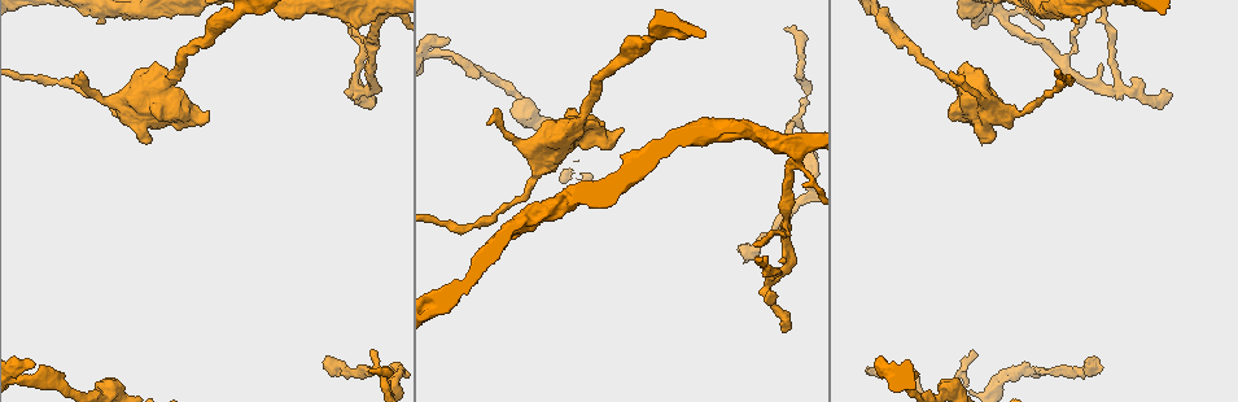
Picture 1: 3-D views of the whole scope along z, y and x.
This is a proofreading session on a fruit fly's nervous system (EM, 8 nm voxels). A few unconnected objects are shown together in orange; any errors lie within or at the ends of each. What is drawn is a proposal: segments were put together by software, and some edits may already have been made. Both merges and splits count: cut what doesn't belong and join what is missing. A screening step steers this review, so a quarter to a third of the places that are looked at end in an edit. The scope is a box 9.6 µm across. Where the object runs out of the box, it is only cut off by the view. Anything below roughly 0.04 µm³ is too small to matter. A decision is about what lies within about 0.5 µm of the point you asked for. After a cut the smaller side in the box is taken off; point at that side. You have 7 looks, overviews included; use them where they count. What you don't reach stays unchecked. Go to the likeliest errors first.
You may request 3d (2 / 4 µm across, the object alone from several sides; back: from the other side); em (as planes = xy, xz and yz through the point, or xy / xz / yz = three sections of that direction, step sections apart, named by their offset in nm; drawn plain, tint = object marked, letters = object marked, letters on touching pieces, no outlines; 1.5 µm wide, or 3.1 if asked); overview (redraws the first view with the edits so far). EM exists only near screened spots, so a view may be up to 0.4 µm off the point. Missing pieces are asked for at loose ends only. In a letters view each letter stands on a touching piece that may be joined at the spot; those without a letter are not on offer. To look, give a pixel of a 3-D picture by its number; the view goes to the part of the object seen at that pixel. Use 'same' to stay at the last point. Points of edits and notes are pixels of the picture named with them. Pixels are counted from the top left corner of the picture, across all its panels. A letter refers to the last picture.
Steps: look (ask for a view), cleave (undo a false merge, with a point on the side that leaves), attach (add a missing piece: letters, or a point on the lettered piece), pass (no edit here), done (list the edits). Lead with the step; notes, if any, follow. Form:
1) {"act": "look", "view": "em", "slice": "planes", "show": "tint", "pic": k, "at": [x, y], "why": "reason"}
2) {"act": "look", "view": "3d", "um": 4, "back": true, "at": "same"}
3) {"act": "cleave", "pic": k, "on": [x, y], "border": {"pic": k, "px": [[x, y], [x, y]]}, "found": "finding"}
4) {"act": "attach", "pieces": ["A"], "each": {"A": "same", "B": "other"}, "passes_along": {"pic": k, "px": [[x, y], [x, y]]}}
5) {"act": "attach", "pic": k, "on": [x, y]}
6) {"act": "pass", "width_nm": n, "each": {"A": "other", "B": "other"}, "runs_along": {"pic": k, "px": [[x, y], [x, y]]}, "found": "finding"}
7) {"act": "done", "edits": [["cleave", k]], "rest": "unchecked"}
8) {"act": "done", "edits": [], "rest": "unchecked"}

{"act": "look", "view": "3d", "um": 2, "pic": 1, "at": [780, 325], "why": "branch stops here"}

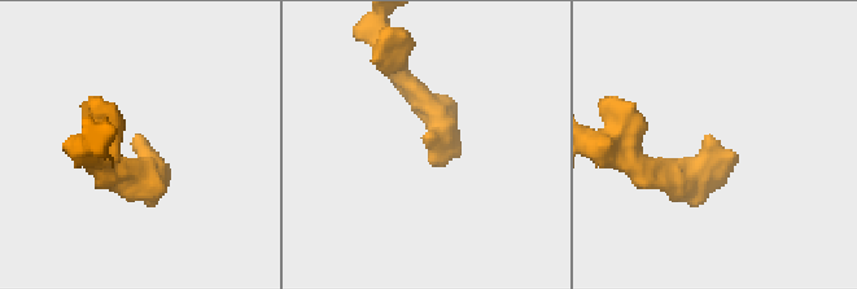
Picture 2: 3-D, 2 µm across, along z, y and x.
{"act": "look", "view": "em", "slice": "yz", "step": 8, "show": "tint", "pic": 2, "at": [137, 134]}

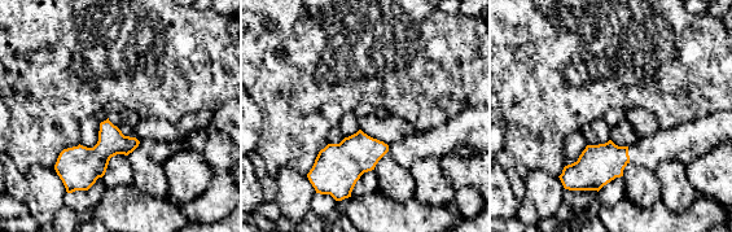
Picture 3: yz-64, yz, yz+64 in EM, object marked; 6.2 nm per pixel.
{"act": "look", "view": "em", "slice": "planes", "show": "letters", "at": "same"}

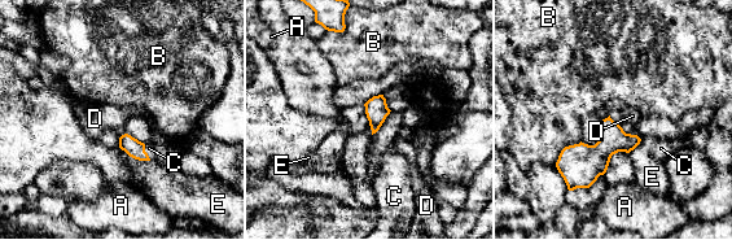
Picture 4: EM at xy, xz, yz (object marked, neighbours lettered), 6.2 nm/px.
{"act": "attach", "pieces": ["C"], "width_nm": 140, "each": {"A": "other", "B": "other", "C": "same", "D": "other", "E": "other"}, "passes_along": {"pic": 4, "px": [[132, 147], [145, 152], [149, 148]]}, "found": "the cell continues"}

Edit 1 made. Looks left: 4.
{"act": "look", "view": "overview", "why": "redraw"}

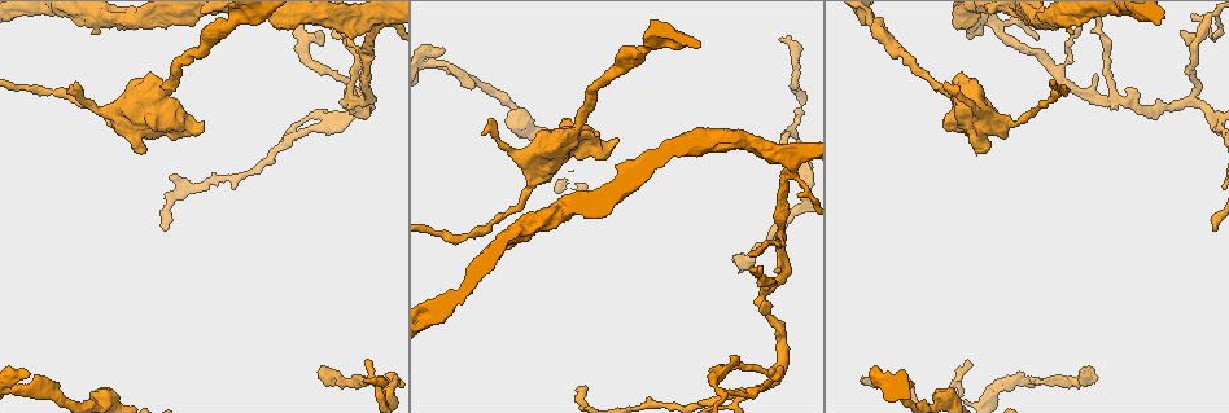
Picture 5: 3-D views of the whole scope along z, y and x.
{"act": "look", "view": "em", "slice": "planes", "show": "letters", "pic": 5, "at": [26, 375], "why": "free end"}

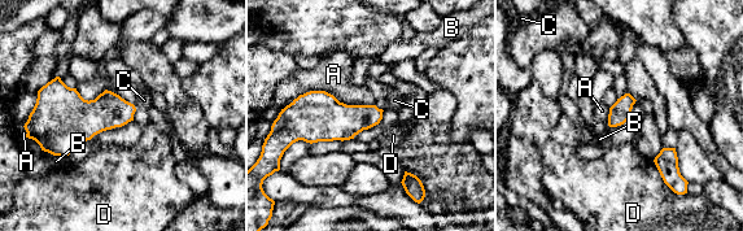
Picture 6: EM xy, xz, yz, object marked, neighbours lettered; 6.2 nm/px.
{"act": "pass", "each": {"A": "other", "B": "other", "C": "other", "D": "other"}, "border": {"pic": 6, "px": [[374, 105], [306, 91], [282, 109]]}, "found": "none of them fits"}

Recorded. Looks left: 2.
{"act": "look", "view": "3d", "um": 2, "pic": 5, "at": [793, 134]}

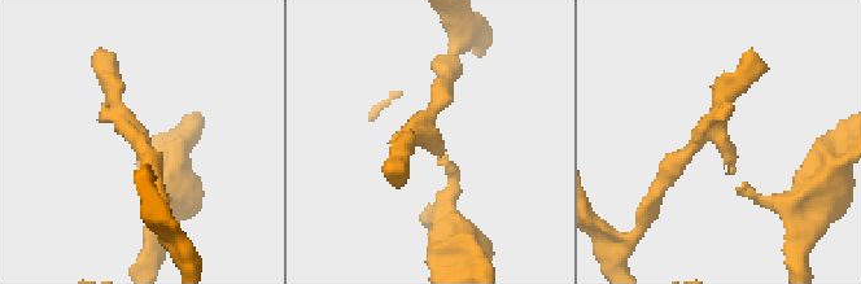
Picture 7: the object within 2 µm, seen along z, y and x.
{"act": "look", "view": "em", "slice": "xz", "step": 4, "show": "letters", "pic": 7, "at": [142, 145]}

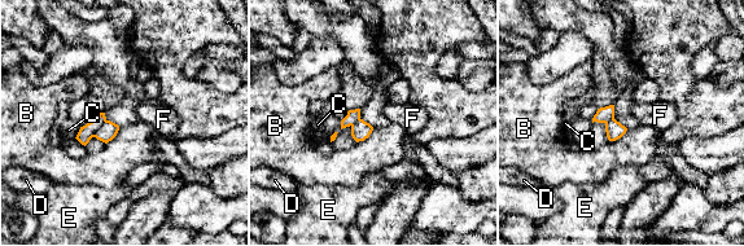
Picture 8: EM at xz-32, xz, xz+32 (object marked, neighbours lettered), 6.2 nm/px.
{"act": "cleave", "pic": 8, "on": [86, 132], "longest_contact_nm": ["B", 140], "each": {"B": "other", "C": "other", "D": "other", "E": "other", "F": "other"}, "found": "a second cell is stuck on"}

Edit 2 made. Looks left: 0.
{"act": "done", "edits": [["attach", 4], ["cleave", 8]], "rest": "unchecked"}

